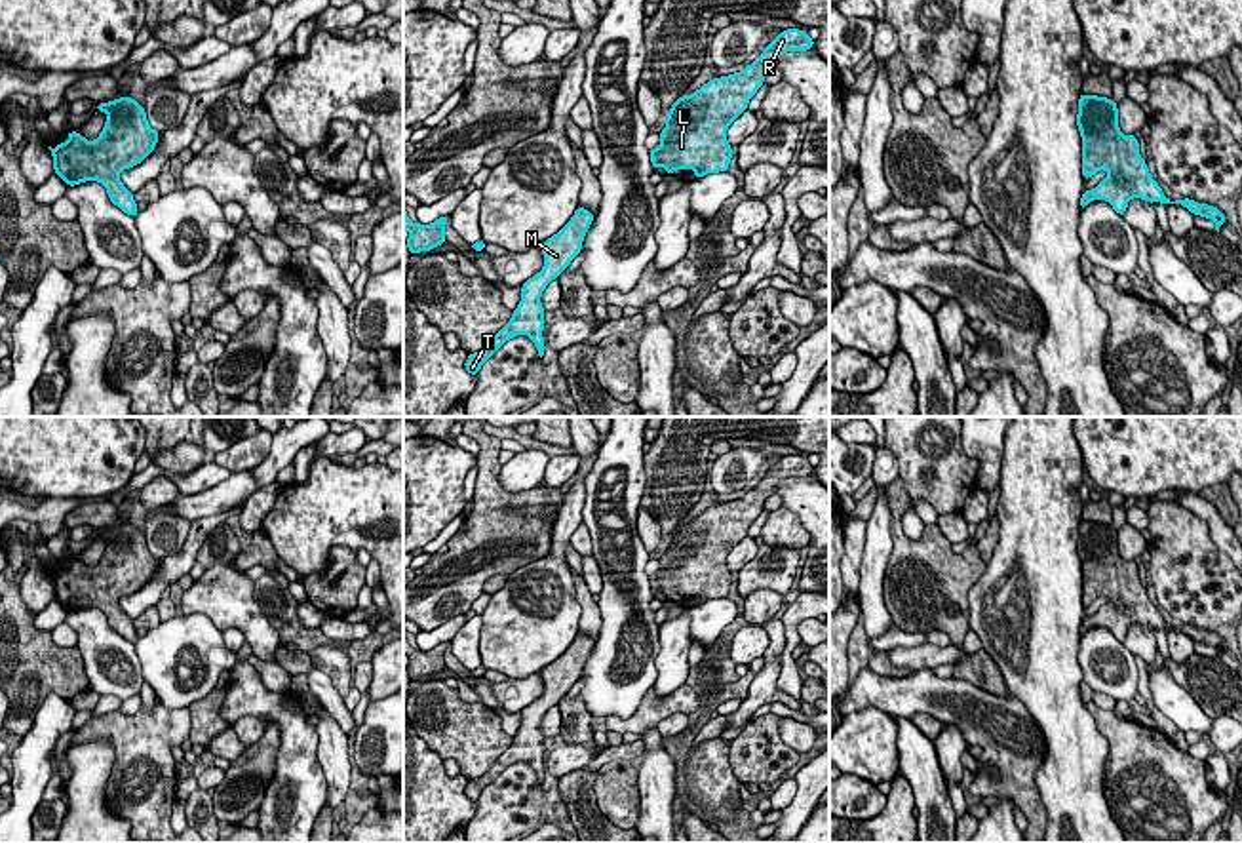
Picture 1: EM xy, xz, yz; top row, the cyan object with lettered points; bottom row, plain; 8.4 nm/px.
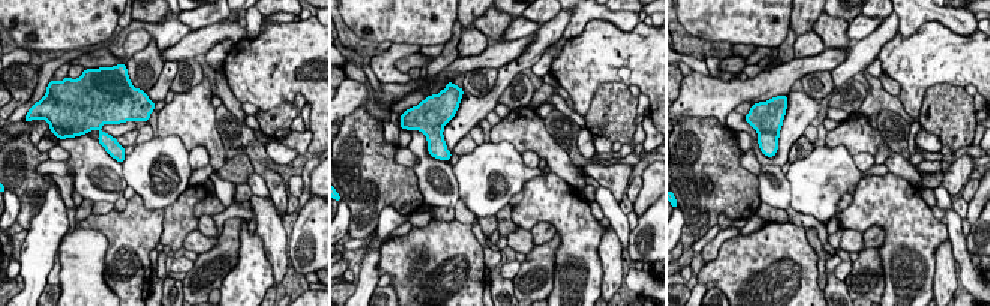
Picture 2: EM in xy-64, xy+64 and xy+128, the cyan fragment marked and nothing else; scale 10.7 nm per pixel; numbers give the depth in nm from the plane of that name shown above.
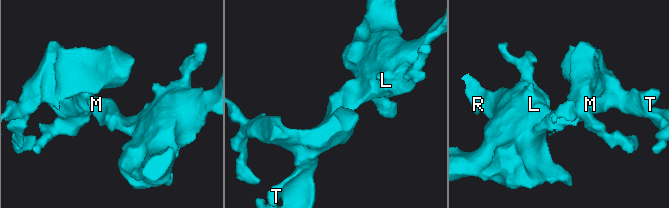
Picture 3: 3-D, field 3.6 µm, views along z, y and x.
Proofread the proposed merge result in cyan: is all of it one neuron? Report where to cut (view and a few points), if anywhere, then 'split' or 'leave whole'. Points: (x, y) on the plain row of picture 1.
no cut; leave whole

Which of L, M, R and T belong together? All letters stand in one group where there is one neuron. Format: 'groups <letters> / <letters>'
groups L M R T

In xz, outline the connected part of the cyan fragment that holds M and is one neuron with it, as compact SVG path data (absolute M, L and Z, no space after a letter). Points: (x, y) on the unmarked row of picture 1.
M578 632L571 647L557 660L540 670L540 677L544 681L542 696L521 712L521 727L510 748L500 754L483 776L468 780L464 794L470 801L477 801L481 792L495 782L506 767L517 761L527 761L534 769L538 782L544 782L546 771L542 757L546 736L540 729L542 717L552 706L559 704L559 700L582 677L582 668L593 643L595 641L592 637Z

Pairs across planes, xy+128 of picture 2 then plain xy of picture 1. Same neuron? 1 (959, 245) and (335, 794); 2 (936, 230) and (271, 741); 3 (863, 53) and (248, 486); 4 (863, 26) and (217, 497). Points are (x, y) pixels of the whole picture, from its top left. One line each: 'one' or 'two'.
1: two
2: two
3: two
4: two

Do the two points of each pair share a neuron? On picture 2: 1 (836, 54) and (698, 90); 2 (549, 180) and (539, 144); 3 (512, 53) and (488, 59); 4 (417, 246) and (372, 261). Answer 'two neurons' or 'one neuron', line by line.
1: one neuron
2: two neurons
3: one neuron
4: two neurons

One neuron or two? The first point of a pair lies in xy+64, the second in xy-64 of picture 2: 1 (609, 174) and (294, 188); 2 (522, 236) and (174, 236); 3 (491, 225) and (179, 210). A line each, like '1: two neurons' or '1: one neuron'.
1: two neurons
2: two neurons
3: two neurons

